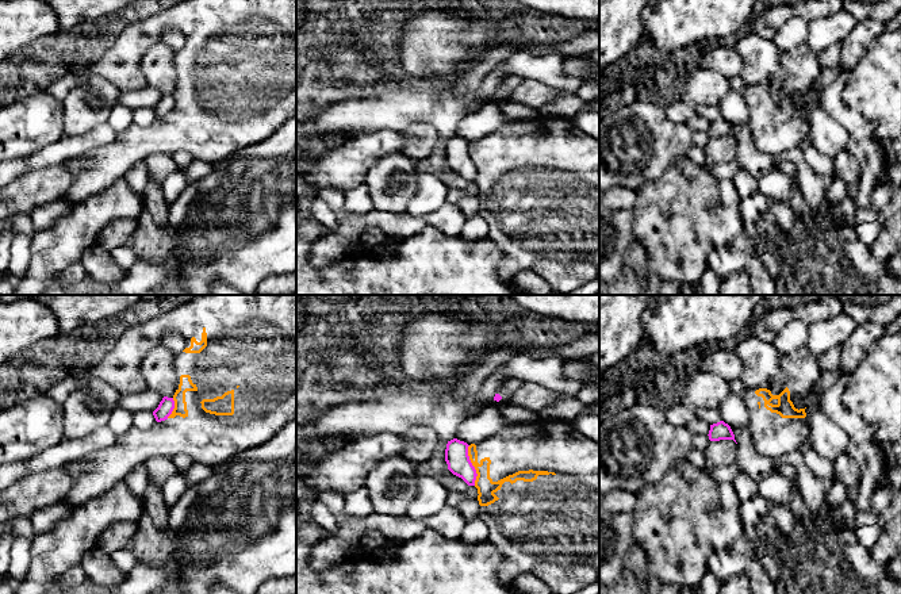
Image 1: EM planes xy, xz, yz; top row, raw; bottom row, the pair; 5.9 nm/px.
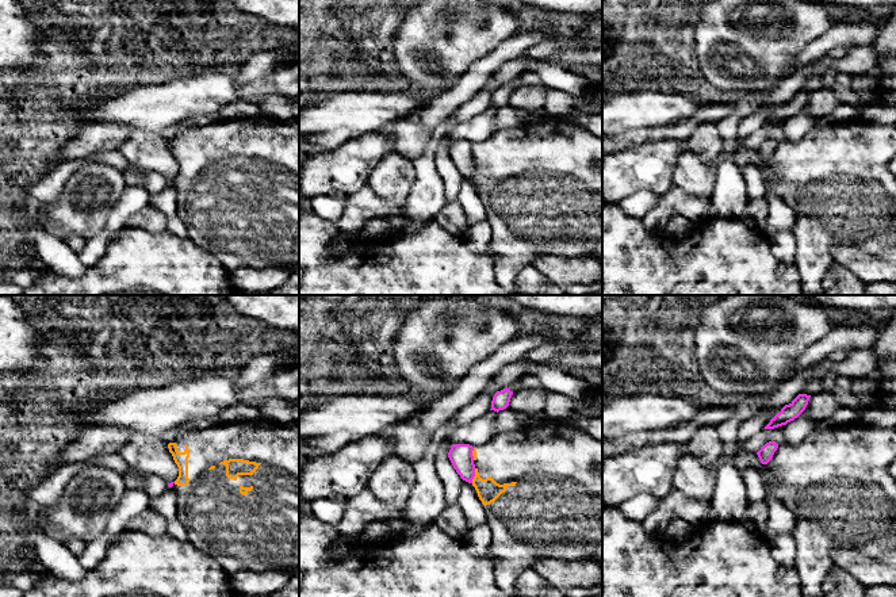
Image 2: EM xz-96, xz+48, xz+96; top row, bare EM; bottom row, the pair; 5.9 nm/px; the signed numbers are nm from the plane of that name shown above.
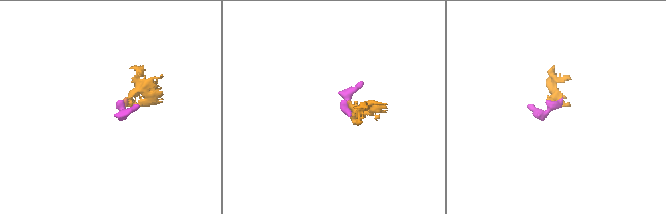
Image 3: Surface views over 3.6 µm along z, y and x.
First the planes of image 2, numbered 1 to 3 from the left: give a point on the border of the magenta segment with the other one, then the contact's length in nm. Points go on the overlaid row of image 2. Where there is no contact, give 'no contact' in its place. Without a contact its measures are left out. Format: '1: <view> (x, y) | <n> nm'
1: no contact
2: xz+48 (475, 475) | 90 nm
3: no contact

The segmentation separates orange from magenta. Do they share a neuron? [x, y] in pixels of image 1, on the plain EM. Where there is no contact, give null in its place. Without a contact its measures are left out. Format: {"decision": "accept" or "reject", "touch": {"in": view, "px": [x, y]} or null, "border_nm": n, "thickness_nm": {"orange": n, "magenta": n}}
{"decision": "reject", "touch": {"in": "xz", "px": [472, 161]}, "border_nm": 240, "thickness_nm": {"orange": 110, "magenta": 140}}

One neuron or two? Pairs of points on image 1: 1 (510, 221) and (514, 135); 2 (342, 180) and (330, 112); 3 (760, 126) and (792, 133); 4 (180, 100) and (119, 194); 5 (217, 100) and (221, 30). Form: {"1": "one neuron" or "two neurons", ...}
{"1": "one neuron", "2": "two neurons", "3": "one neuron", "4": "two neurons", "5": "one neuron"}

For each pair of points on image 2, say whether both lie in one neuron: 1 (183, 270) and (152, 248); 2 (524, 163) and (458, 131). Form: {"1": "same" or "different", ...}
{"1": "same", "2": "different"}

